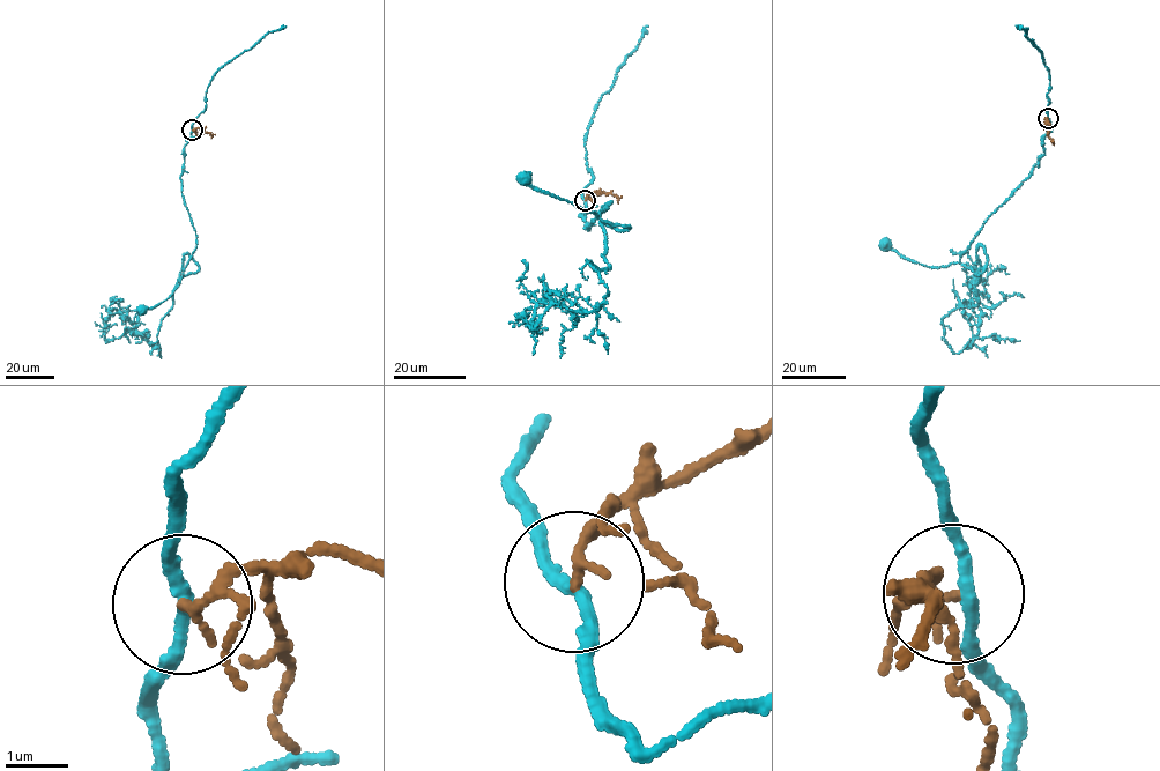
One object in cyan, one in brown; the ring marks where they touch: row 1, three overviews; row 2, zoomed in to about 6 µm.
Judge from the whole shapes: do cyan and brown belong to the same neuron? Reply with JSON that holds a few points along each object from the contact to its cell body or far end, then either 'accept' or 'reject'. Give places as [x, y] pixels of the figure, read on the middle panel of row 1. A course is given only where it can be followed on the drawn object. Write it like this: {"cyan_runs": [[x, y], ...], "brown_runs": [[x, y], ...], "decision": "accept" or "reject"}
{"cyan_runs": [[585, 200], [589, 210], [581, 216], [589, 229], [602, 207], [611, 202], [597, 216], [537, 191], [523, 178]], "brown_runs": [[585, 200], [597, 191], [618, 197], [618, 202]], "decision": "reject"}

